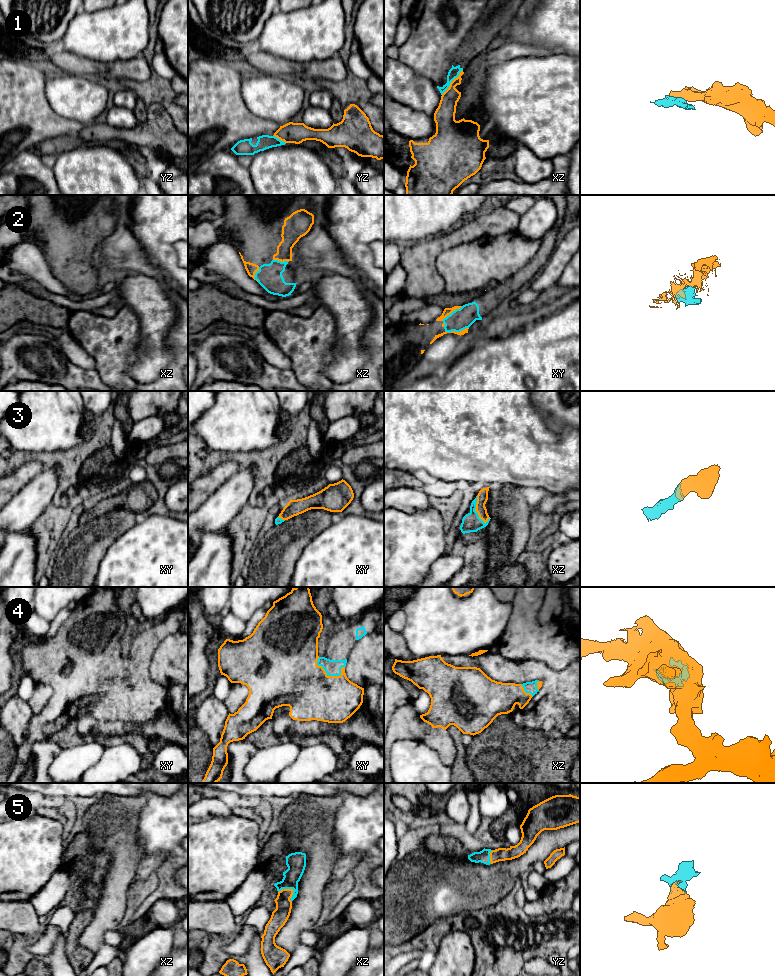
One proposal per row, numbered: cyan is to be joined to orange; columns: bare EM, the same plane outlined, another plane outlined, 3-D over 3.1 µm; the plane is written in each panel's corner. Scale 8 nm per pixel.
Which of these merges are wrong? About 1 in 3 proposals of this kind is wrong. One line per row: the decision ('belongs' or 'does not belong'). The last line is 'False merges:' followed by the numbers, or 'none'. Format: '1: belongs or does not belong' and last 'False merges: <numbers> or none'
1: does not belong
2: belongs
3: belongs
4: belongs
5: belongs
False merges: 1

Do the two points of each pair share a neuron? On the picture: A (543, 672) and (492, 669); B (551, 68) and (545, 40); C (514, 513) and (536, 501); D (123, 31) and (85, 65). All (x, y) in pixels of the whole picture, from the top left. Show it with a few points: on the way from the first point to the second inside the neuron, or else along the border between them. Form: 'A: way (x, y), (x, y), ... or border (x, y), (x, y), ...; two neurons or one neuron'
A: way (530, 671), (505, 671); one neuron
B: border (543, 52), (561, 52), (569, 55); two neurons
C: border (520, 489), (532, 510); two neurons
D: border (68, 50), (107, 65); two neurons

